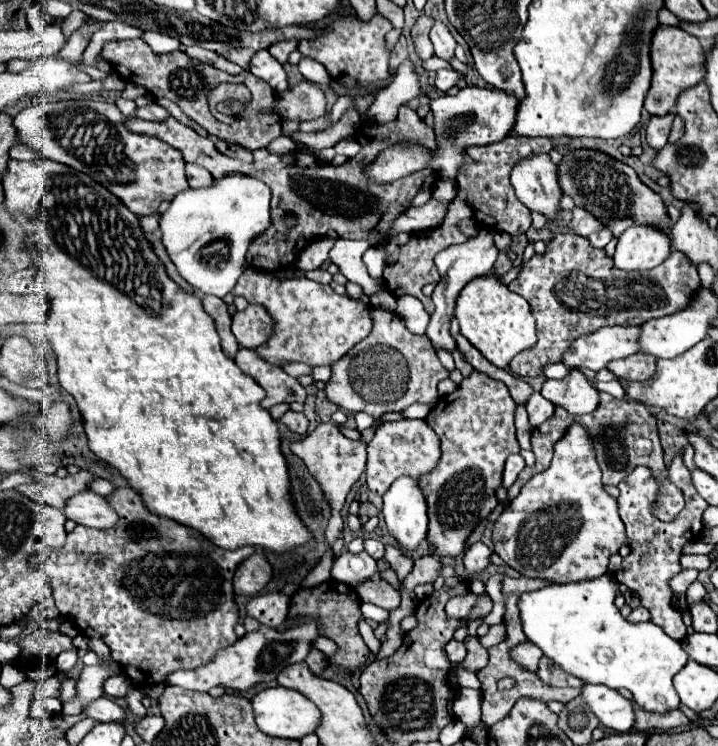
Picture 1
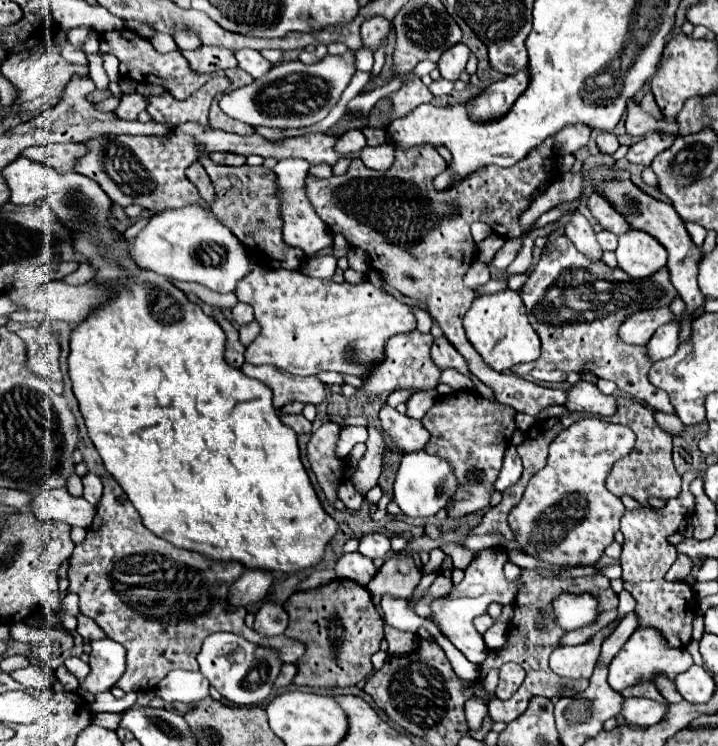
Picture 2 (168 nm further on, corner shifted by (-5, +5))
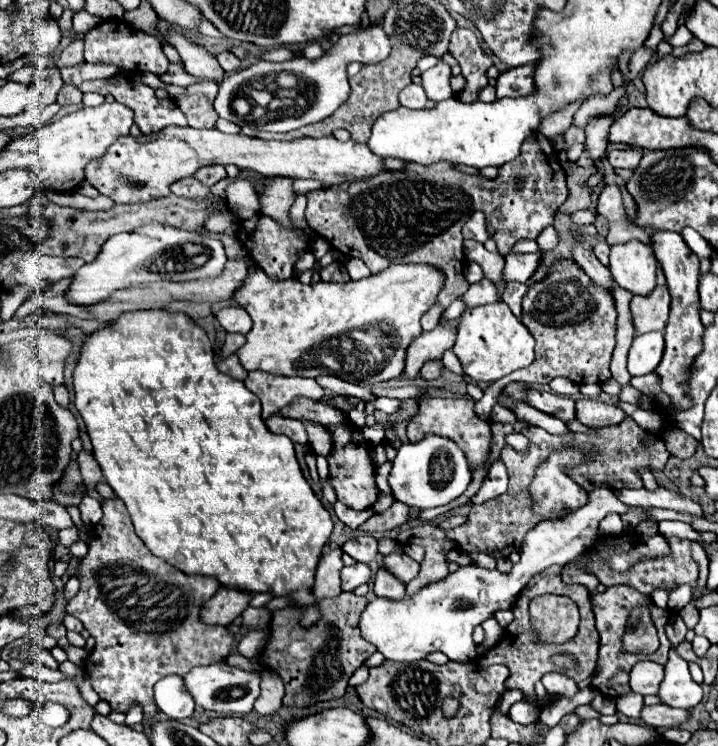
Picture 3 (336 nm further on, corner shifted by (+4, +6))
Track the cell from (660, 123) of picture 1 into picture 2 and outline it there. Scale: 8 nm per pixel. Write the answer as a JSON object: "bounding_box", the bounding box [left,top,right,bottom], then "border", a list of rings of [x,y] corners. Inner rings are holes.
{"bounding_box":[626,133,676,165],"border":[[[650,133],[646,139],[634,143],[634,147],[630,147],[626,159],[632,163],[642,163],[642,165],[650,165],[652,159],[668,149],[674,143],[676,137],[664,137],[664,133]]]}

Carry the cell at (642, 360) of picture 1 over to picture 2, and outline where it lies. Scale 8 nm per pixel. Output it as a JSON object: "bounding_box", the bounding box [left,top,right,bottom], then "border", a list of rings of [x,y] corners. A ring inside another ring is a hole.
{"bounding_box":[512,235,680,414],"border":[[[560,235],[544,247],[544,253],[540,255],[538,265],[528,273],[526,283],[520,289],[520,297],[526,305],[526,309],[528,309],[528,319],[530,319],[532,327],[540,335],[542,355],[532,363],[514,365],[512,373],[520,375],[524,379],[530,377],[530,379],[536,379],[536,381],[564,381],[568,371],[576,371],[576,373],[592,371],[594,375],[598,375],[602,379],[614,381],[618,385],[618,389],[622,389],[630,397],[638,399],[638,401],[644,401],[658,411],[676,414],[668,395],[664,391],[656,389],[648,381],[648,369],[652,365],[652,359],[648,357],[646,347],[626,345],[626,343],[620,343],[616,339],[616,329],[632,313],[638,313],[638,311],[644,311],[644,309],[656,309],[656,307],[658,309],[670,307],[670,303],[680,297],[676,293],[670,277],[668,277],[666,267],[660,269],[660,273],[654,273],[652,277],[648,277],[648,281],[632,281],[632,277],[628,277],[620,267],[612,269],[604,261],[588,261],[584,257],[584,253],[580,253],[572,245],[572,241],[568,241],[568,237]]]}

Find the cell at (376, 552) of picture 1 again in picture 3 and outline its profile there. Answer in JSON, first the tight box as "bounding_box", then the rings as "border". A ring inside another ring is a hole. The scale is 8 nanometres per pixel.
{"bounding_box":[343,534,377,564],"border":[[[371,534],[355,536],[355,538],[345,542],[343,552],[349,554],[351,558],[355,558],[357,562],[371,564],[373,560],[377,560],[377,538]]]}

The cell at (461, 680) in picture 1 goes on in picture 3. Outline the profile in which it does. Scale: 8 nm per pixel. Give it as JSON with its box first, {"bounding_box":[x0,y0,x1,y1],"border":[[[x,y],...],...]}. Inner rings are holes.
{"bounding_box":[373,566,405,600],"border":[[[379,566],[379,570],[373,576],[373,590],[381,598],[389,600],[401,600],[405,596],[405,584],[393,576],[385,566]]]}

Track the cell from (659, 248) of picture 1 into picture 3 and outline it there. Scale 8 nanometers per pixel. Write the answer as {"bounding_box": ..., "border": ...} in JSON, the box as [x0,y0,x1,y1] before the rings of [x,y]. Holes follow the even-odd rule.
{"bounding_box":[609,240,657,296],"border":[[[639,240],[611,246],[609,270],[613,274],[613,280],[631,294],[649,296],[657,286],[657,260],[653,248]]]}

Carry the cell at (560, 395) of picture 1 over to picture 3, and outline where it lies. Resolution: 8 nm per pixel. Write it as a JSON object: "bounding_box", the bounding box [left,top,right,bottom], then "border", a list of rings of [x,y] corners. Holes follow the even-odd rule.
{"bounding_box":[577,398,627,428],"border":[[[593,398],[577,400],[577,420],[589,428],[603,428],[619,424],[627,418],[627,414],[611,404],[603,404]]]}

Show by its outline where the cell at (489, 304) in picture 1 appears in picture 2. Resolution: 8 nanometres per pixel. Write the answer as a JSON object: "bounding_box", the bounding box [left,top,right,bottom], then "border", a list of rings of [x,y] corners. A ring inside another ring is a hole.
{"bounding_box":[464,289,540,371],"border":[[[502,289],[492,295],[476,295],[464,317],[464,329],[468,341],[472,341],[474,349],[494,371],[510,371],[516,363],[540,357],[540,337],[526,317],[524,301],[520,301],[520,295],[512,289]]]}

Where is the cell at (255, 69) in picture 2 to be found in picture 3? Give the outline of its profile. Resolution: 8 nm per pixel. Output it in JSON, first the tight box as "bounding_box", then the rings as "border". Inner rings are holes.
{"bounding_box":[217,52,241,72],"border":[[[221,52],[221,54],[217,54],[217,60],[219,60],[219,64],[221,64],[221,68],[223,68],[225,72],[235,72],[235,70],[241,68],[241,60],[239,60],[237,56],[233,56],[231,52]]]}

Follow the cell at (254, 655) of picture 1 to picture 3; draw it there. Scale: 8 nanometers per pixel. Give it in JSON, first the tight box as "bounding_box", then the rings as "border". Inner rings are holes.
{"bounding_box":[183,660,261,716],"border":[[[225,660],[211,664],[211,666],[195,666],[195,668],[191,668],[191,672],[187,672],[183,676],[183,684],[187,686],[195,704],[201,706],[203,710],[217,712],[221,716],[251,712],[253,702],[259,696],[259,682],[261,682],[261,678],[257,674],[231,668]]]}

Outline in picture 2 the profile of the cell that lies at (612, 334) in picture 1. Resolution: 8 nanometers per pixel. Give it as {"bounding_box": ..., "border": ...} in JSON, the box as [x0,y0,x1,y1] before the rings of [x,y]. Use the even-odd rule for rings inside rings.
{"bounding_box":[618,309,674,345],"border":[[[670,309],[640,311],[640,313],[634,313],[632,317],[628,317],[620,325],[618,337],[620,337],[620,341],[624,341],[628,345],[648,345],[654,331],[672,319],[674,319],[674,313]]]}

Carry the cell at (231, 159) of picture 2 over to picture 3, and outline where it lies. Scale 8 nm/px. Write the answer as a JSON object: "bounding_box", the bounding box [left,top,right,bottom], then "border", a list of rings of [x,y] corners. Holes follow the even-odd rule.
{"bounding_box":[195,166,227,186],"border":[[[205,166],[201,170],[195,172],[195,178],[199,178],[203,184],[207,186],[213,186],[217,184],[219,180],[223,180],[227,174],[225,174],[225,168],[223,166]]]}

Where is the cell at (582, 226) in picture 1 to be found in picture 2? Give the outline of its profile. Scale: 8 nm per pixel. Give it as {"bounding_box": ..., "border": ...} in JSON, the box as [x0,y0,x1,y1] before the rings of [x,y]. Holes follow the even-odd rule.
{"bounding_box":[586,193,630,235],"border":[[[594,193],[592,197],[586,199],[586,207],[596,217],[596,221],[602,225],[602,229],[608,229],[608,231],[612,231],[616,235],[622,235],[622,233],[626,233],[630,229],[626,219],[622,215],[618,215],[612,209],[612,205],[604,197],[600,197],[598,193]]]}

